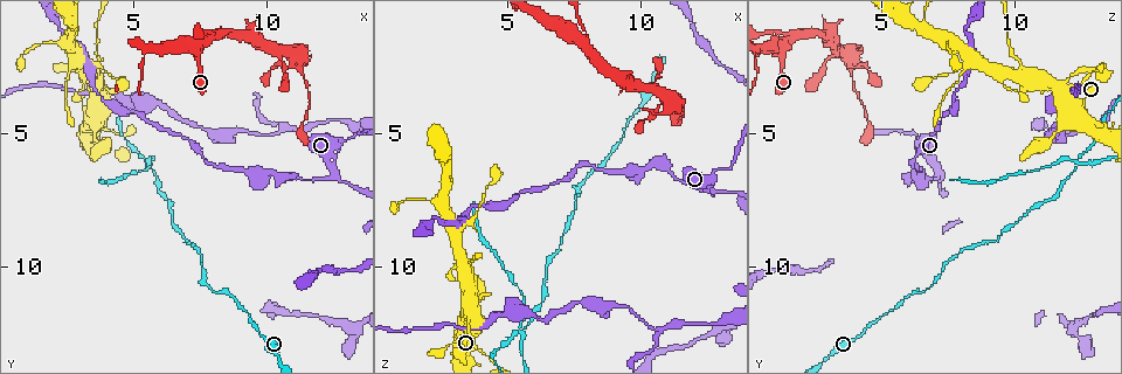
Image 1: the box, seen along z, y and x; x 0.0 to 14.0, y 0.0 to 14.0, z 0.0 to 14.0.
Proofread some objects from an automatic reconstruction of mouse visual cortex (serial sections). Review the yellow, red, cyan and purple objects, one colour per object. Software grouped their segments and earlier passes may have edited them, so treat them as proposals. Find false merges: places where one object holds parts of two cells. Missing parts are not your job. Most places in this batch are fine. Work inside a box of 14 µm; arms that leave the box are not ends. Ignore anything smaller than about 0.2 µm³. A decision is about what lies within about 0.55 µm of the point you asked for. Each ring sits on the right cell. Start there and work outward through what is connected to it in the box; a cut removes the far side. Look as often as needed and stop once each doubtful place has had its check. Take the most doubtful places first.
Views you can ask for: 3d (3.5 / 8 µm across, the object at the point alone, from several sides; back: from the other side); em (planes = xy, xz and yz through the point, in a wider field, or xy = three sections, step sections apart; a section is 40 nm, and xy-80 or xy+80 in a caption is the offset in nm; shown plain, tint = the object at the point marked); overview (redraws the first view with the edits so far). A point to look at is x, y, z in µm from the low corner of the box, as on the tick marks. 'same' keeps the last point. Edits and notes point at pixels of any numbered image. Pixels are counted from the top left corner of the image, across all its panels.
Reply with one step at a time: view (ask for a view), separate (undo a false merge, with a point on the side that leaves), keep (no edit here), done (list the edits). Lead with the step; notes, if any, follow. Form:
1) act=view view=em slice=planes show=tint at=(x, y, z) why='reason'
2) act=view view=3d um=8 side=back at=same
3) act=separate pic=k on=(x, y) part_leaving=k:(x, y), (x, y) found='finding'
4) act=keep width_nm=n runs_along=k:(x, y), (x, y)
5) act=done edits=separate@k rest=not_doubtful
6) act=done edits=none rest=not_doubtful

act=view view=3d um=3.5 at=(5.7, 6.2, 12.3) why='a fork'

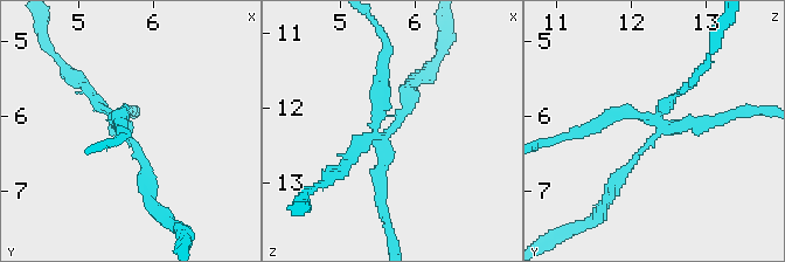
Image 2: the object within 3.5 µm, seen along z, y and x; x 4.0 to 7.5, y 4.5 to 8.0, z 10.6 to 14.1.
act=separate pic=2 on=(383, 100) part_leaving=2:(388, 133), (376, 133), (384, 43) found='a second cell is stuck on'

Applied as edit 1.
act=view view=3d um=3.5 at=(12.4, 6.6, 7.2) why='sudden change in width'

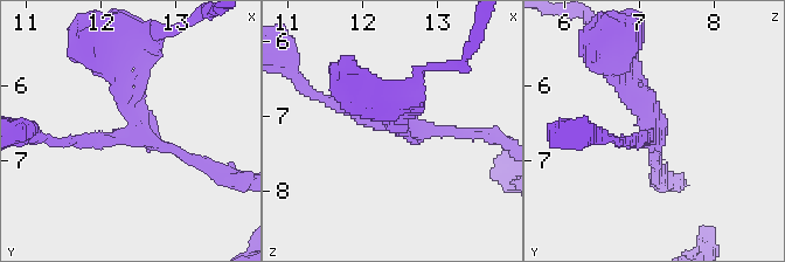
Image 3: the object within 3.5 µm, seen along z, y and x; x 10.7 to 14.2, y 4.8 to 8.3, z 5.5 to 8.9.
act=view view=em slice=xy step=3 show=tint at=(12.45, 6.60, 7.15) why='now the EM'

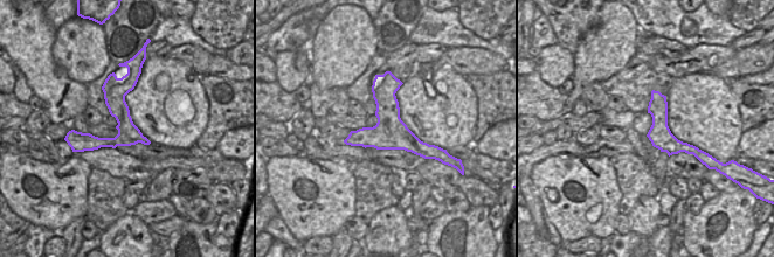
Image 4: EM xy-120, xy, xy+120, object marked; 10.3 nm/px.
act=keep arms=3 arm_widths_nm=150,150,150 runs_along=4:(379, 80), (388, 119), (429, 155) found='all the same cell'

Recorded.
act=view view=3d um=3.5 at=(8.1, 1.2, 1.3) why='side arm on a straight run'

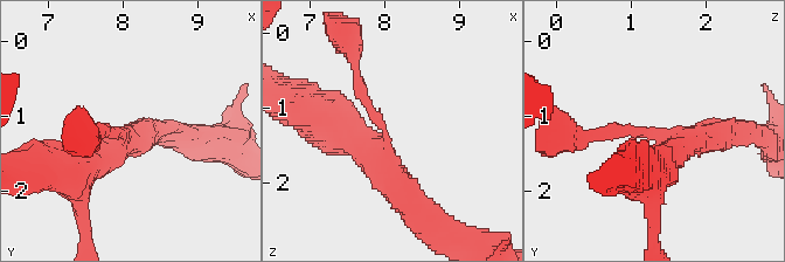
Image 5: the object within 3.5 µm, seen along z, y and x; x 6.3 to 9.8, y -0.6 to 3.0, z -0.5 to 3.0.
act=view view=em slice=xy step=5 show=tint at=(7.95, 1.25, 1.35) arms=3 arm_widths_nm=200,400,500 why='now the EM'

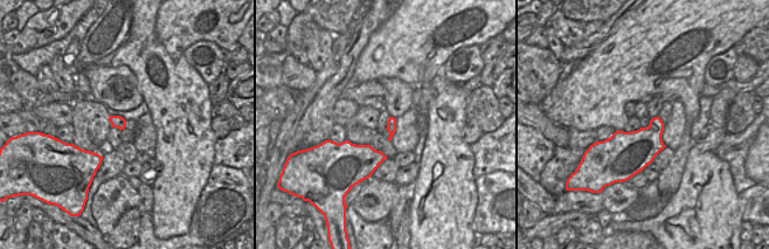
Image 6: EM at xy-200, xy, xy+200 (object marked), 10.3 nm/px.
act=keep runs_along=5:(651, 172), (678, 150), (662, 139), (591, 136) found='all the same cell'

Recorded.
act=view view=3d um=3.5 at=(10.9, 2.2, 3.7) why='thick turns thin'

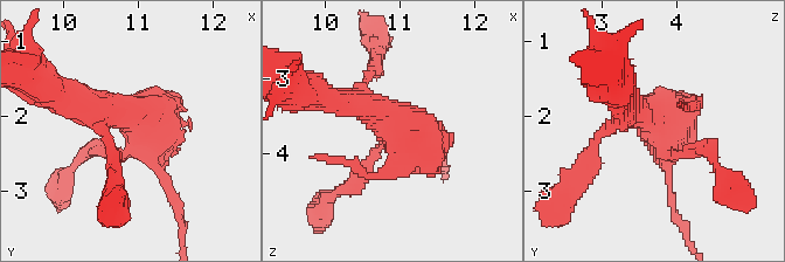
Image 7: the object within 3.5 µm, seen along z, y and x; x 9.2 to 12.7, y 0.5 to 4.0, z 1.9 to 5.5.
act=view view=em slice=xy step=2 show=tint at=(10.90, 2.30, 3.70)

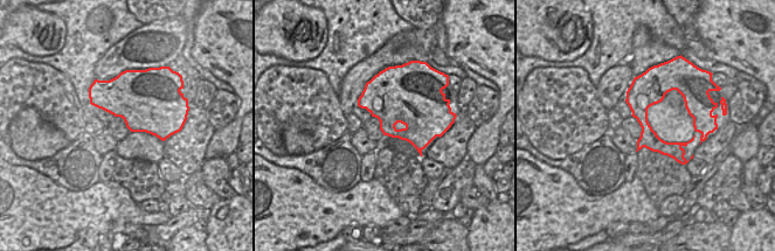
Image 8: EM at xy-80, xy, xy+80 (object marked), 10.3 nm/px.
act=keep found='one cell here'

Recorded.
act=view view=3d um=3.5 side=back at=(3.6, 2.5, 10.3) why='a fork'

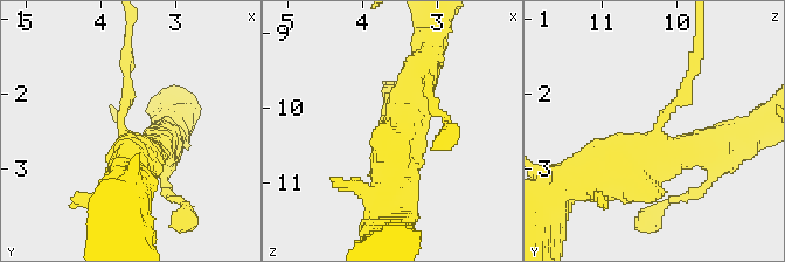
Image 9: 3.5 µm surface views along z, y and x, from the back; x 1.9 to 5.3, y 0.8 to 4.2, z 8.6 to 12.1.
act=keep runs_along=9:(390, 199), (404, 107), (426, 64) found='all the same cell'

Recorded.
act=done edits=separate@2 rest=not_doubtful

